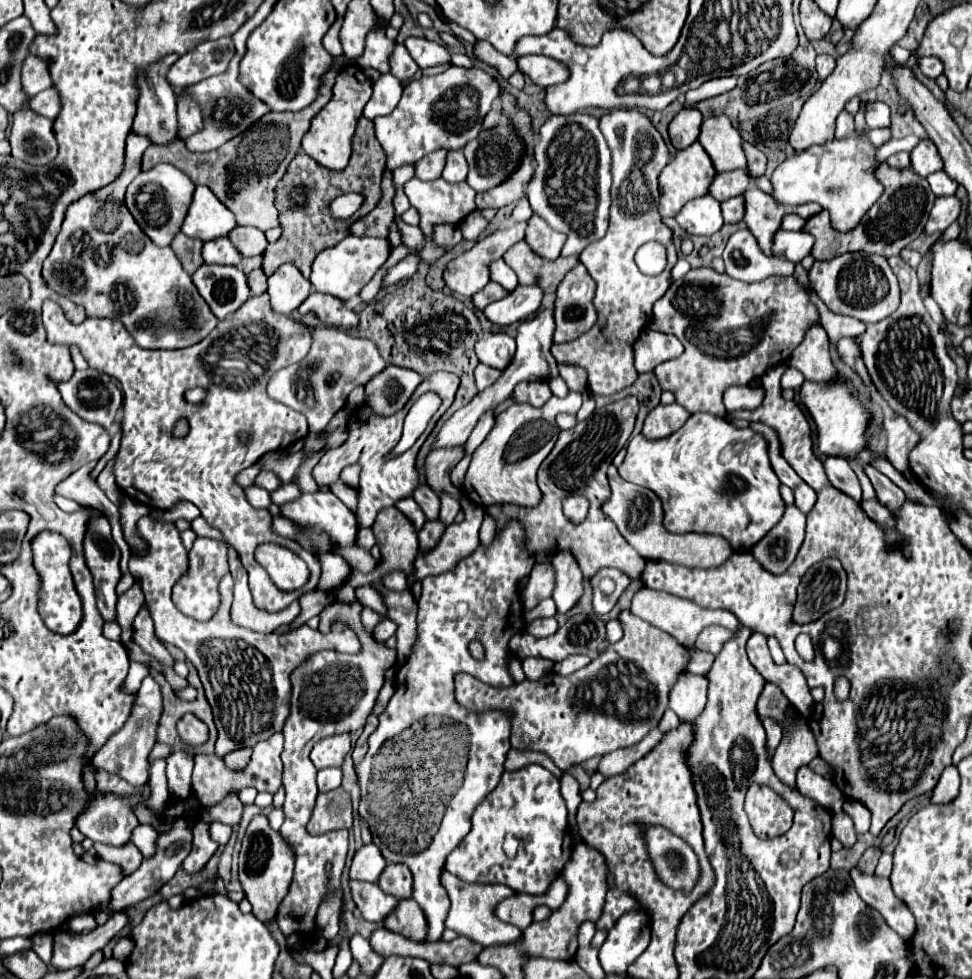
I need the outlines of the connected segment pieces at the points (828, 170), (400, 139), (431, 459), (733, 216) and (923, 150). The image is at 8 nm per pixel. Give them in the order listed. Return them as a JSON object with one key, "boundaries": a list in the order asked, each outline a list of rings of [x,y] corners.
{"boundaries":[[[[847,137],[843,141],[833,139],[823,145],[815,145],[807,151],[795,153],[785,159],[773,173],[773,197],[779,203],[801,205],[801,203],[819,203],[823,209],[829,209],[833,219],[833,229],[839,233],[849,233],[859,221],[863,213],[875,205],[875,201],[883,195],[883,185],[875,177],[877,147],[871,145],[867,137]]],[[[451,65],[441,75],[421,77],[403,89],[395,113],[375,119],[375,133],[387,153],[387,167],[393,171],[437,149],[463,149],[481,131],[483,119],[499,97],[499,83],[483,69],[463,69]]],[[[459,445],[459,449],[437,449],[429,453],[425,469],[427,469],[427,483],[431,485],[431,489],[435,489],[439,495],[447,491],[457,495],[457,499],[461,499],[461,493],[459,489],[453,487],[449,473],[463,459],[463,455],[465,455],[465,445]]],[[[735,197],[721,203],[725,223],[739,223],[743,219],[743,197]]],[[[923,139],[911,151],[911,169],[921,177],[927,177],[929,173],[935,173],[935,171],[943,169],[943,161],[937,153],[937,147],[929,139]]]]}

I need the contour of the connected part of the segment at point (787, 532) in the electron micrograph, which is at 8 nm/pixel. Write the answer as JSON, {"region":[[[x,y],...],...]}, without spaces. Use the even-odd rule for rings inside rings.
{"region":[[[786,506],[781,521],[771,529],[771,535],[765,535],[751,549],[751,555],[769,573],[785,573],[804,541],[805,528],[806,515],[795,506]]]}

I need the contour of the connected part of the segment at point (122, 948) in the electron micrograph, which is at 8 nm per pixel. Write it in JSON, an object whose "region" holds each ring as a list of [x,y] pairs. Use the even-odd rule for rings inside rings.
{"region":[[[121,937],[121,939],[117,941],[117,945],[113,947],[113,957],[119,959],[119,961],[125,961],[125,959],[131,955],[131,951],[133,951],[133,943],[131,943],[131,939]]]}

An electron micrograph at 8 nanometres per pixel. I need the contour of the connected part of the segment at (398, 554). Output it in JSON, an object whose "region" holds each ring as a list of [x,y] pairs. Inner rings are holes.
{"region":[[[387,507],[387,509],[379,511],[379,515],[377,515],[377,519],[373,523],[373,531],[375,531],[377,545],[381,547],[383,563],[369,574],[363,574],[356,569],[352,569],[346,584],[353,588],[379,582],[385,573],[395,571],[395,569],[403,569],[405,573],[409,573],[413,569],[413,561],[415,561],[415,555],[417,555],[417,549],[419,549],[419,545],[417,545],[417,531],[411,525],[411,521],[397,507]]]}

